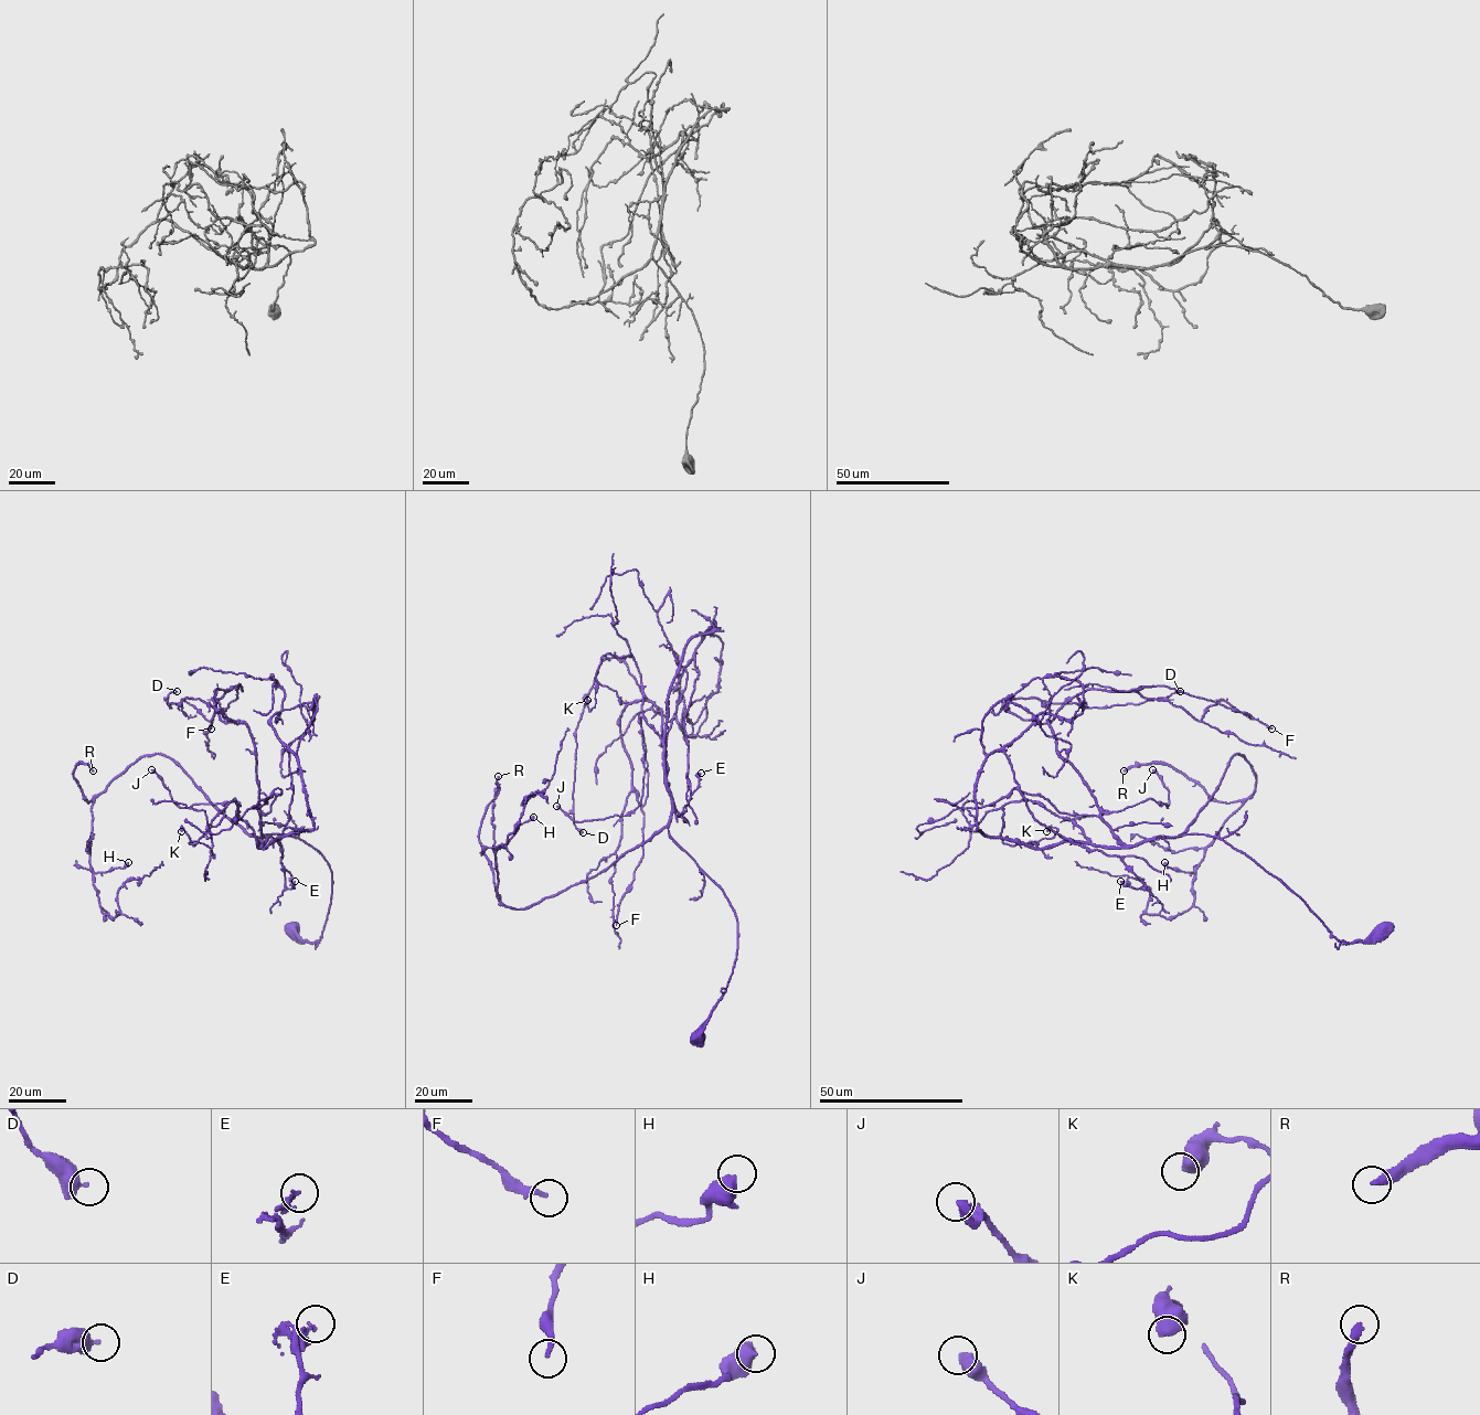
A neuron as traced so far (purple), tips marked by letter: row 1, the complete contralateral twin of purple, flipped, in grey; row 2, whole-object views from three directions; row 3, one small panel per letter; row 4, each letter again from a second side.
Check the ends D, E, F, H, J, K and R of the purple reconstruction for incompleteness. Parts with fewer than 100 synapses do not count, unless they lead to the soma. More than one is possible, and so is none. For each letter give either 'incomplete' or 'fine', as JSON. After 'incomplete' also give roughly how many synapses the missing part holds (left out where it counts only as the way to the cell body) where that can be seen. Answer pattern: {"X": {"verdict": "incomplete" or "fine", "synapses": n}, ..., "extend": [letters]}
{"D": {"verdict": "fine"}, "E": {"verdict": "fine"}, "F": {"verdict": "fine"}, "H": {"verdict": "fine"}, "J": {"verdict": "fine"}, "K": {"verdict": "fine"}, "R": {"verdict": "incomplete", "synapses": 130}, "extend": ["R"]}

